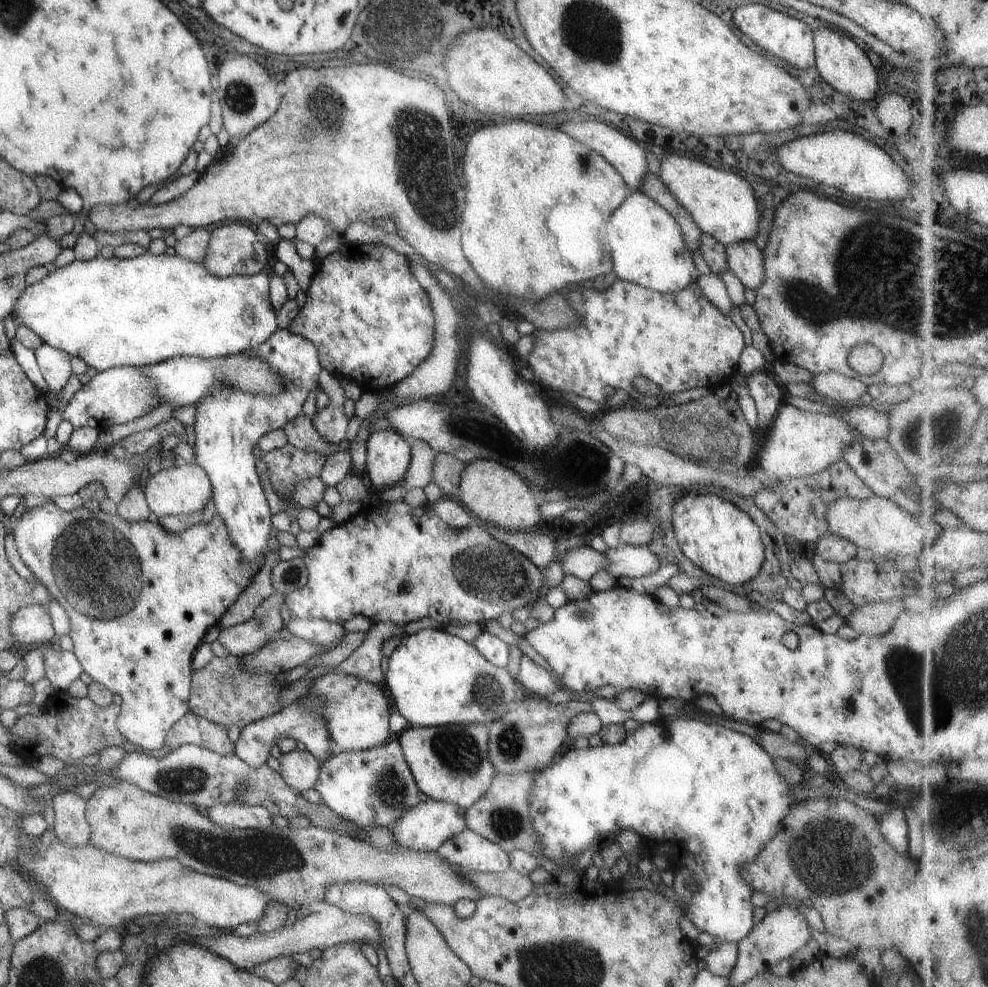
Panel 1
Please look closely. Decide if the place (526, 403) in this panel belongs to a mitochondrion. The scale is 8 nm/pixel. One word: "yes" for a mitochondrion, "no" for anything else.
no

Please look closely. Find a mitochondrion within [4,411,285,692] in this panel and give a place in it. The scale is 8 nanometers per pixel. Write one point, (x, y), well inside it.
(102, 575)

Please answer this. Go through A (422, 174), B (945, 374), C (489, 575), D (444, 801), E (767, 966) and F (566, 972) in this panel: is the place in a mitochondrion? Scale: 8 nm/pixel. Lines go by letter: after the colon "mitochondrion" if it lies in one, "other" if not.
A: mitochondrion
B: other
C: mitochondrion
D: other
E: other
F: mitochondrion

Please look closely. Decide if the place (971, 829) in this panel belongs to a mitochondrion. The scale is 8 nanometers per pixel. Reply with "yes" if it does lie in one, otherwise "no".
yes

